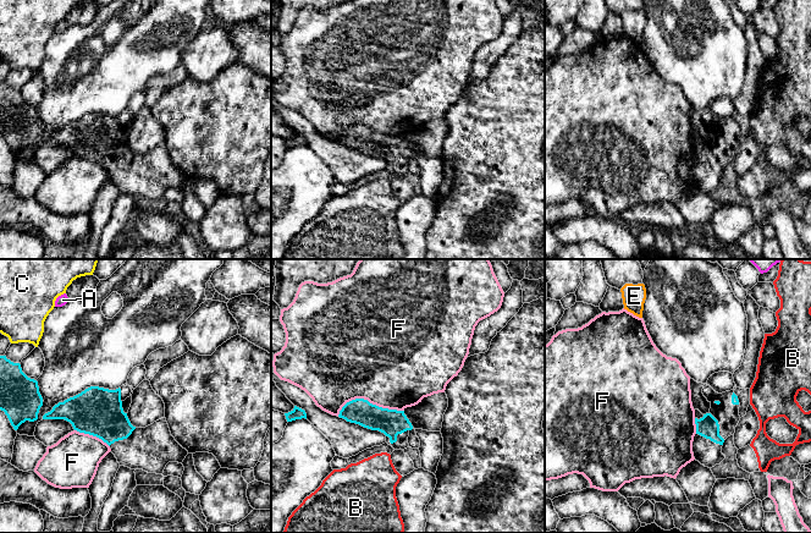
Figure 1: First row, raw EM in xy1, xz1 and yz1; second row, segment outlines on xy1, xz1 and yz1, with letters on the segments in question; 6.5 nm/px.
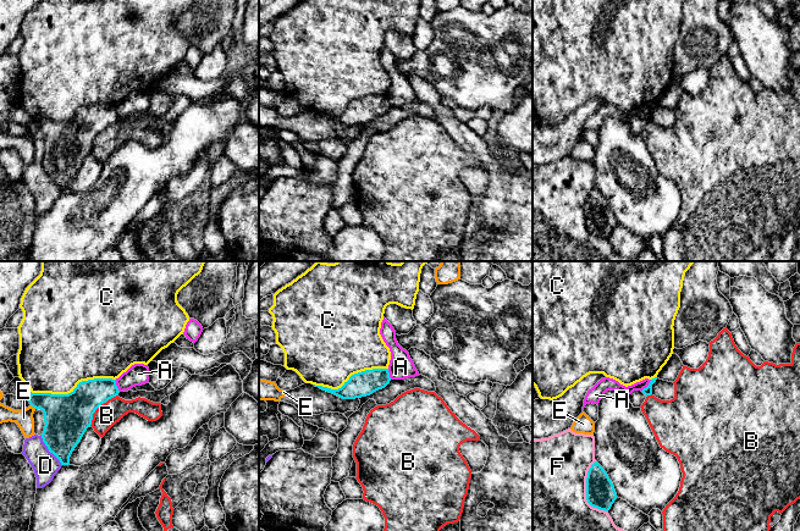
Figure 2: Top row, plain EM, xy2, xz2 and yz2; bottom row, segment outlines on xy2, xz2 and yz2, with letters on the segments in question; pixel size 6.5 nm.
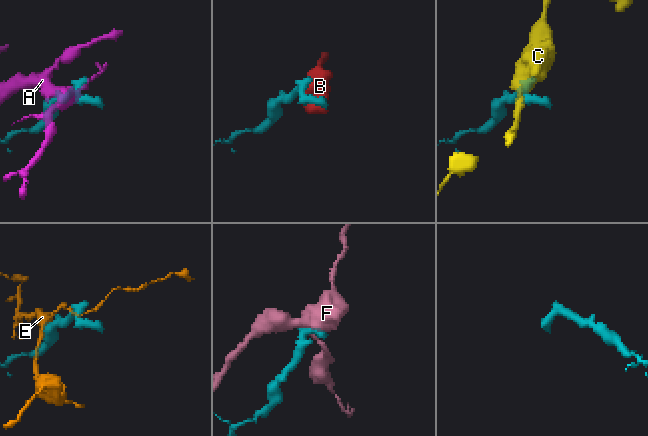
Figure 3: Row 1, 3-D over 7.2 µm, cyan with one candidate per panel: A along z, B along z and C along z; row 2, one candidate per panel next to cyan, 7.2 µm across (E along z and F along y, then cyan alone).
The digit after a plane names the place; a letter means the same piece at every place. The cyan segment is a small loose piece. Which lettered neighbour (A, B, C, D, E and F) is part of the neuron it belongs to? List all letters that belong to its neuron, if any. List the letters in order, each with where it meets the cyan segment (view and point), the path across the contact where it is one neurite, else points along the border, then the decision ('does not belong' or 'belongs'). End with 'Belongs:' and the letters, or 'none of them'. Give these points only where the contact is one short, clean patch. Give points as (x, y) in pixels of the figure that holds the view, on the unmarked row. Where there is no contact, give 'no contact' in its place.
A: contact yz2 (647, 112); border yz2 (651, 106), (641, 117); does not belong
B: contact xy2 (99, 132); does not belong
C: contact xy2 (75, 115); does not belong
D: contact xy2 (49, 177); does not belong
E: contact xy2 (33, 133); does not belong
F: contact xz1 (368, 127); does not belong
Belongs: none of them

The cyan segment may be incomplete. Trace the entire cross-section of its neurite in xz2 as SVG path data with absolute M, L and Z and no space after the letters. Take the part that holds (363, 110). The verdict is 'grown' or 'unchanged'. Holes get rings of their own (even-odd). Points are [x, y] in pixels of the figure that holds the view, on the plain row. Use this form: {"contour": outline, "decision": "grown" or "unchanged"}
{"contour": "M373 95L352 101L349 106L344 109L344 111L338 116L331 116L322 112L315 112L315 114L319 114L320 116L332 120L342 126L355 126L370 122L374 118L385 115L390 110L390 107L391 104L388 95Z", "decision": "unchanged"}

